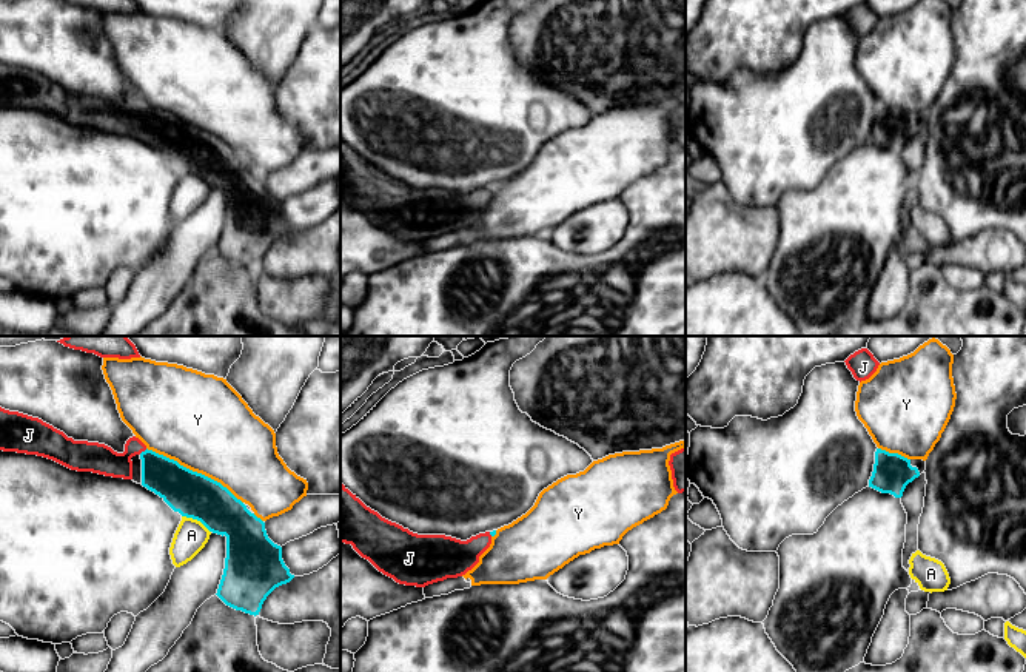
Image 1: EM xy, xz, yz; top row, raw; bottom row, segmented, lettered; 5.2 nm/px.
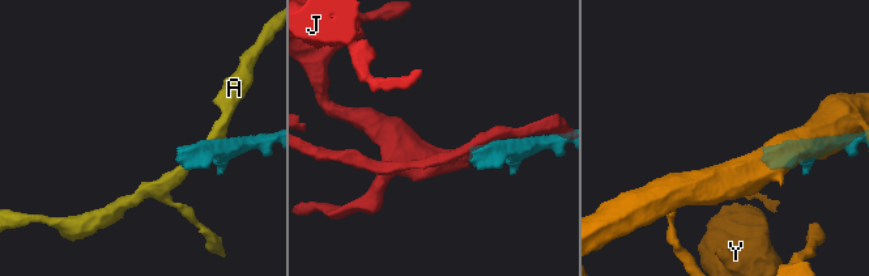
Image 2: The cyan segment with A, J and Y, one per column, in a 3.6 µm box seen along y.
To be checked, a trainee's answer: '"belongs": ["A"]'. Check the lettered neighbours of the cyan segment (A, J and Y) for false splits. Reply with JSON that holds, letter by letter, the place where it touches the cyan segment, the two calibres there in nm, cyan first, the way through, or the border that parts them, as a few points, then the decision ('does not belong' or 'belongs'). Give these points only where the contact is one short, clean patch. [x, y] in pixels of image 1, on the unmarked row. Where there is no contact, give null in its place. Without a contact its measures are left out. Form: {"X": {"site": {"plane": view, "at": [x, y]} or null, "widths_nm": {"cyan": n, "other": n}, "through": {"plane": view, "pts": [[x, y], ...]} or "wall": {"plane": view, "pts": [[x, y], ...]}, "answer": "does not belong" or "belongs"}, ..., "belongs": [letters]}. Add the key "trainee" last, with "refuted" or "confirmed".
{"A": {"site": {"plane": "xy", "at": [196, 173]}, "widths_nm": {"cyan": 240, "other": 170}, "wall": {"plane": "xy", "pts": [[182, 170], [196, 173], [210, 187]]}, "answer": "does not belong"}, "J": {"site": {"plane": "xy", "at": [142, 107]}, "widths_nm": {"cyan": 200, "other": 160}, "through": {"plane": "xy", "pts": [[176, 139], [142, 107], [97, 113]]}, "answer": "belongs"}, "Y": {"site": {"plane": "xy", "at": [194, 127]}, "widths_nm": {"cyan": 240, "other": 480}, "answer": "does not belong"}, "belongs": ["J"], "trainee": "refuted"}

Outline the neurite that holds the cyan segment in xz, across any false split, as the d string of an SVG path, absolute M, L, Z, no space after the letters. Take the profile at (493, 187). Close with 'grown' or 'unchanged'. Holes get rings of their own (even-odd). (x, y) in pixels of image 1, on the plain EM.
M340 139L340 197L351 199L362 213L399 239L425 242L465 230L479 217L479 211L490 202L495 190L496 185L485 186L467 196L445 190L417 190L382 173Z | grown

